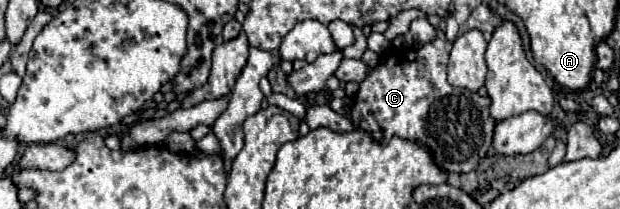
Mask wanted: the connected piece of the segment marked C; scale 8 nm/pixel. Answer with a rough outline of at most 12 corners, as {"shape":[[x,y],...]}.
{"shape":[[443,29],[389,47],[351,121],[447,173],[489,153],[489,97],[447,83]]}

